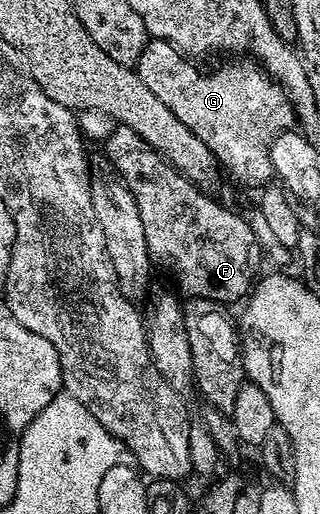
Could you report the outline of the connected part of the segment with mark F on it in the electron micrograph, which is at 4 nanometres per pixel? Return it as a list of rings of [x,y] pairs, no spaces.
[[[116,126],[114,130],[115,132],[107,139],[105,154],[108,164],[113,168],[115,174],[123,180],[123,183],[129,189],[129,193],[133,195],[133,201],[137,203],[137,213],[141,215],[141,225],[145,227],[145,245],[149,245],[152,264],[159,266],[160,263],[163,267],[171,267],[171,275],[175,278],[176,285],[184,291],[184,296],[208,299],[220,305],[228,305],[227,303],[235,302],[238,304],[240,301],[246,300],[249,292],[252,290],[253,284],[256,282],[257,274],[255,275],[255,270],[259,267],[259,255],[261,256],[261,248],[259,242],[255,239],[255,234],[253,233],[250,222],[248,222],[246,218],[242,219],[237,212],[230,211],[227,207],[222,207],[217,200],[210,199],[210,197],[203,192],[206,190],[200,189],[196,184],[192,183],[190,179],[185,178],[176,167],[171,166],[163,156],[158,155],[144,139],[137,137],[137,133],[133,133],[133,129]]]

